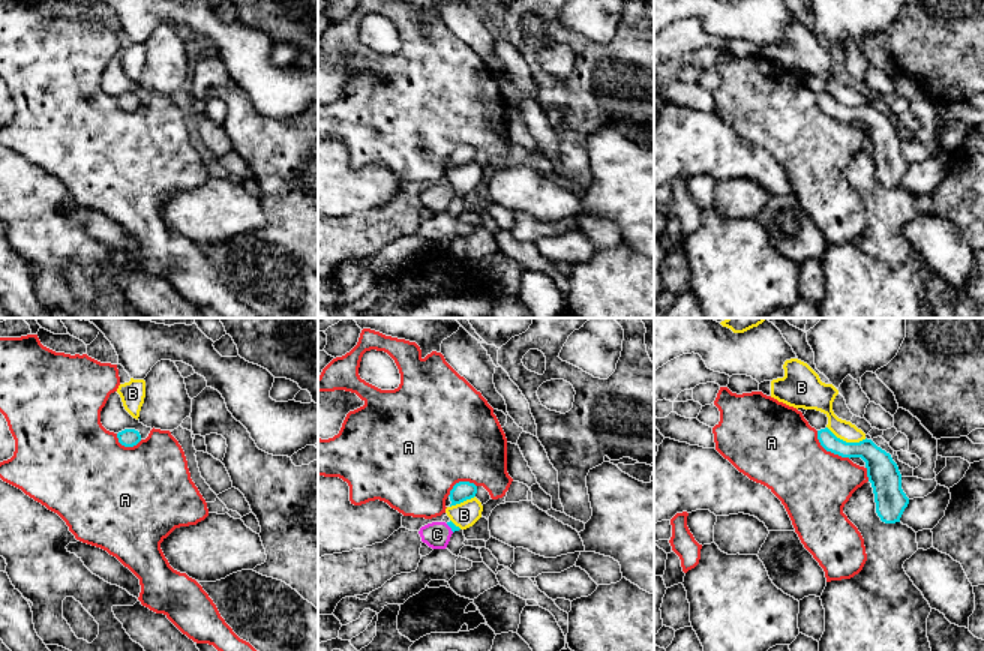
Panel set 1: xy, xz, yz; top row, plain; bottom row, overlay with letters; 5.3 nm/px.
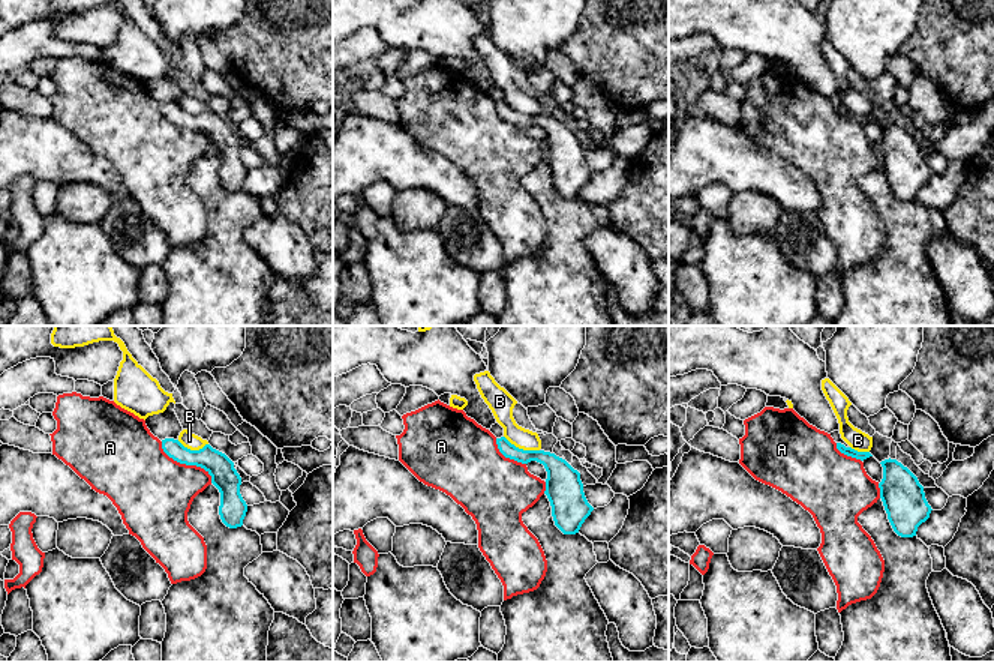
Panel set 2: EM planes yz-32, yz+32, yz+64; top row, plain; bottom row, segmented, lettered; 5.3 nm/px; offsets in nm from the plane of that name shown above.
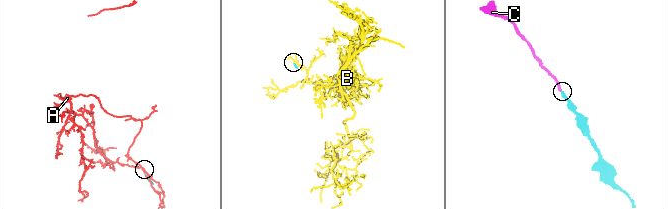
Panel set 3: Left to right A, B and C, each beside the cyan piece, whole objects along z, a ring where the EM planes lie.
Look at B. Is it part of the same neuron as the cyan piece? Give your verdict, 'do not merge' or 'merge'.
do not merge

